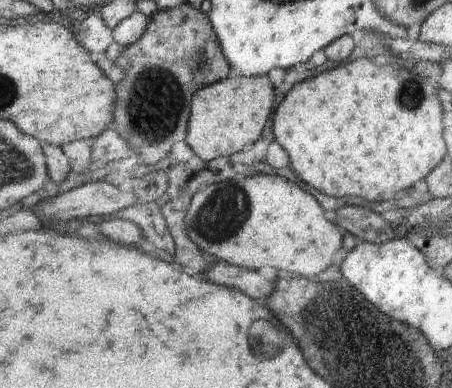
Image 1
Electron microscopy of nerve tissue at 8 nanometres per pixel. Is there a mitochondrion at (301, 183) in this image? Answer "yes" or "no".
no

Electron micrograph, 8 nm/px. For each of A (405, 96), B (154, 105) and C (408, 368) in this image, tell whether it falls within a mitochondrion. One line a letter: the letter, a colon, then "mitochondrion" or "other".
A: mitochondrion
B: mitochondrion
C: mitochondrion

